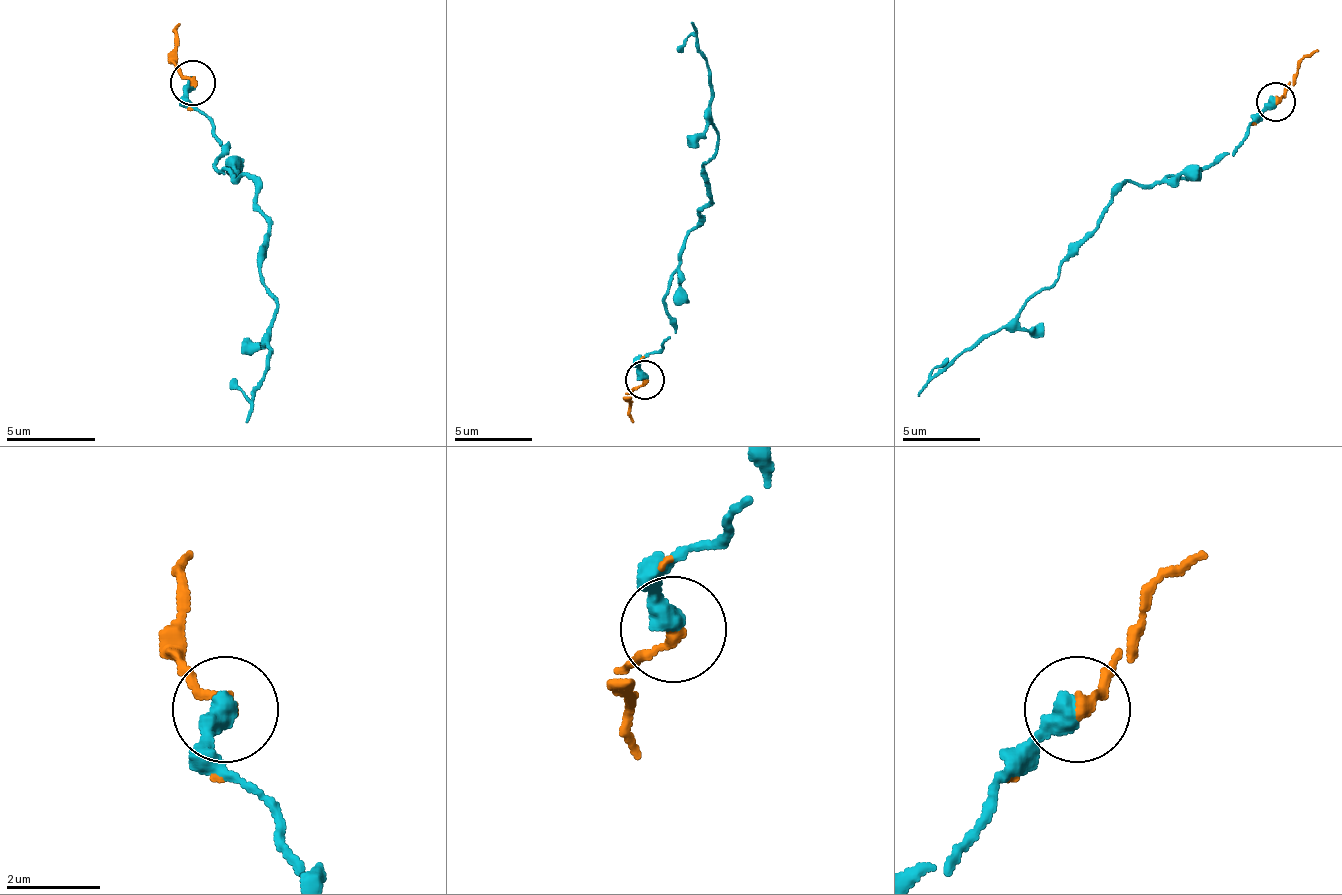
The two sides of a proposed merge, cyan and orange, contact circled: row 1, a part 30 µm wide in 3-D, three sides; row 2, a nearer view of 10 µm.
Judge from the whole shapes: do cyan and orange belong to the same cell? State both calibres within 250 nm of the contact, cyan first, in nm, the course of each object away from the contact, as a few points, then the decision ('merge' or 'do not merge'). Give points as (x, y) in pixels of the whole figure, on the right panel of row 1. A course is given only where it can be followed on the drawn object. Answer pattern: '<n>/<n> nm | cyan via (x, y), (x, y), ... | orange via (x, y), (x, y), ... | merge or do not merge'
480/260 nm | cyan via (1275, 100), (1228, 155), (1217, 155), (1189, 178), (1127, 182), (1050, 287), (949, 356) | orange via (1275, 100), (1318, 50) | merge

